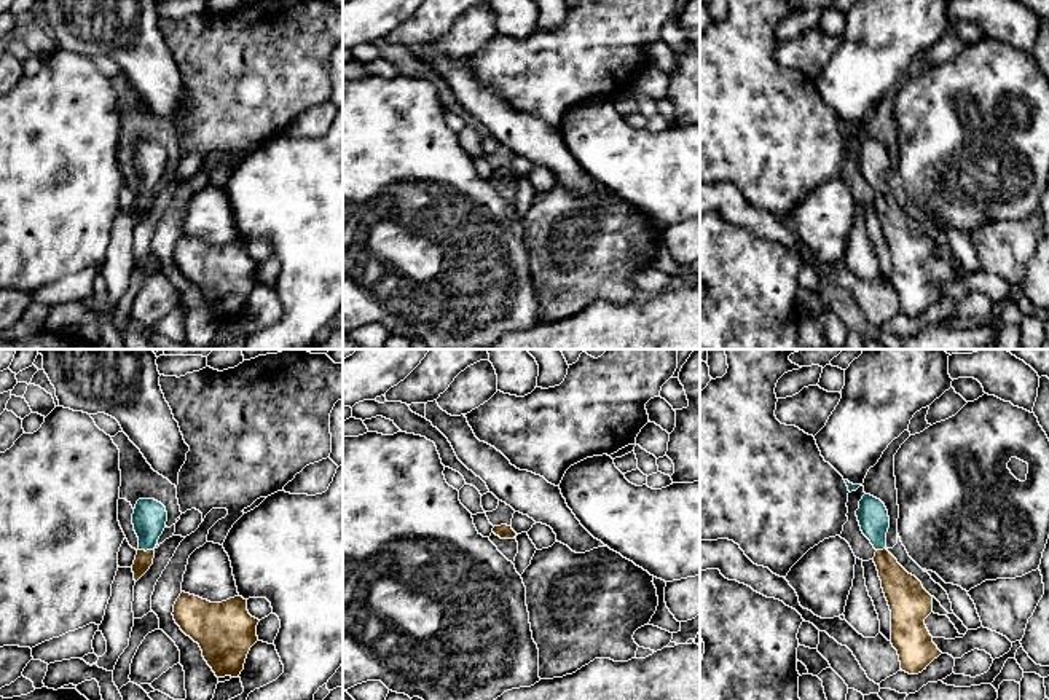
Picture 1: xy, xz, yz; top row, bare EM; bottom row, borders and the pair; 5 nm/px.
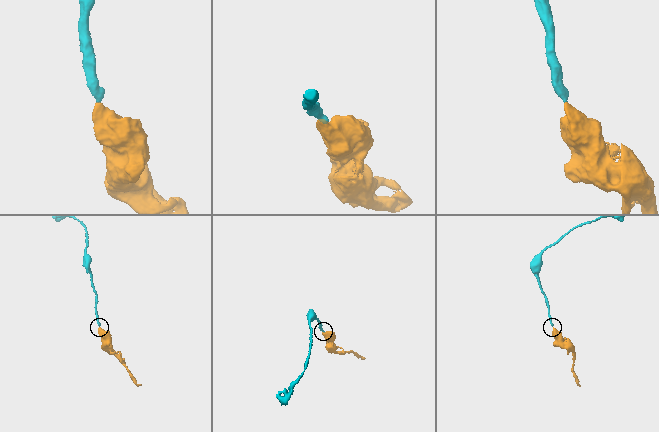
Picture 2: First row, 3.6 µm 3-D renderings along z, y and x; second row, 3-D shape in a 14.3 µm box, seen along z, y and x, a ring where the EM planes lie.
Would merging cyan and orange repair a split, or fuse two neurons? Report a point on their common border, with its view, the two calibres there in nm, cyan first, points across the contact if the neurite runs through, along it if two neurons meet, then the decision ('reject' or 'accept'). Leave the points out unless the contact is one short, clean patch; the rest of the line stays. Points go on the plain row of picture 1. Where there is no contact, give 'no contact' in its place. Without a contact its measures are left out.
contact xy (147, 192); calibres 170 and 90 nm; way xy (149, 161), (147, 192), (144, 203); accept

